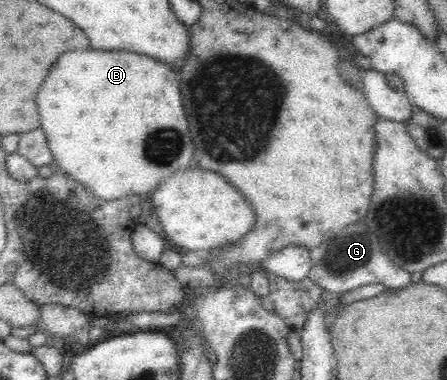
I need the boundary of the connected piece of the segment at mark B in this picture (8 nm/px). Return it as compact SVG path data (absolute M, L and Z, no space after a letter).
M131 51L63 52L37 92L37 110L54 167L99 199L115 200L129 195L146 197L159 188L167 176L189 168L193 144L175 74L169 64L151 56Z

